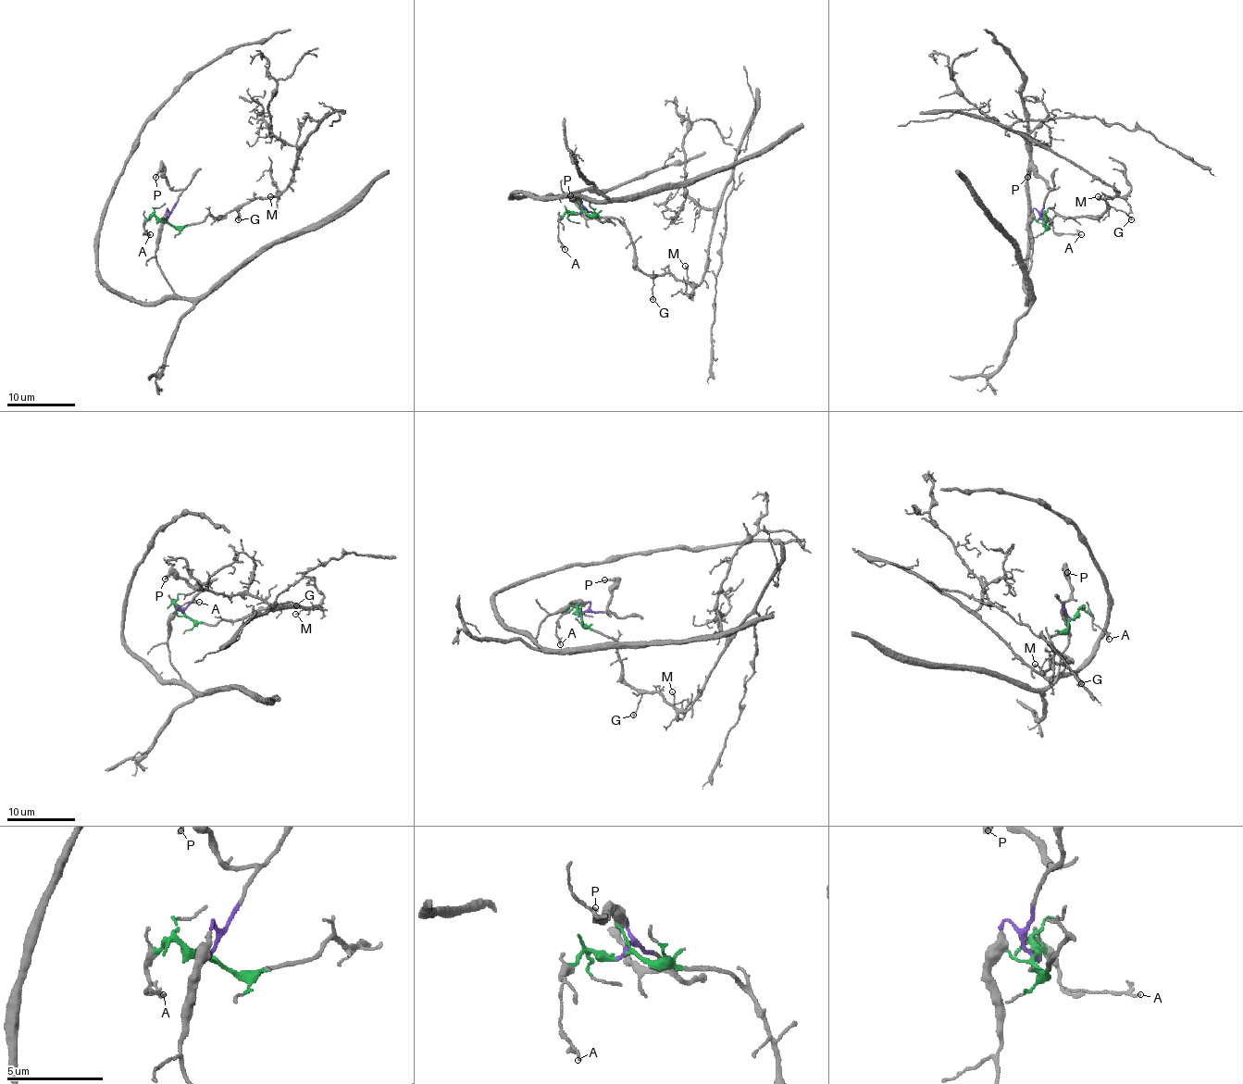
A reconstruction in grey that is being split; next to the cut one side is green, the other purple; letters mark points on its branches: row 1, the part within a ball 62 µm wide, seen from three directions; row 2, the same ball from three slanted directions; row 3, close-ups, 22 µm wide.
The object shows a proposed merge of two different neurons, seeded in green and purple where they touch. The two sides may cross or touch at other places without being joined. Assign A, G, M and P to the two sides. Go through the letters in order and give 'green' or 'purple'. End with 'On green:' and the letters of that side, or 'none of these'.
A: green
G: green
M: green
P: purple
On green: A, G, M

